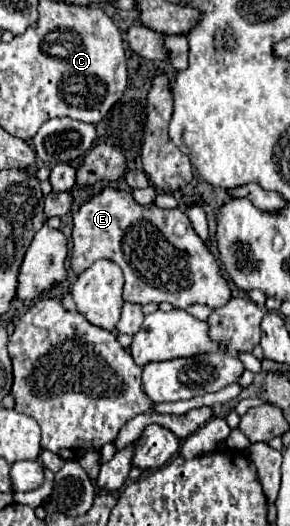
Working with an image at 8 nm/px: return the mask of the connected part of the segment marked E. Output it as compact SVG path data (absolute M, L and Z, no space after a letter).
M103 189L73 215L73 273L83 273L97 259L109 259L123 269L123 299L139 305L171 303L177 309L201 303L219 309L233 297L215 257L193 231L181 209L137 205L127 191Z

